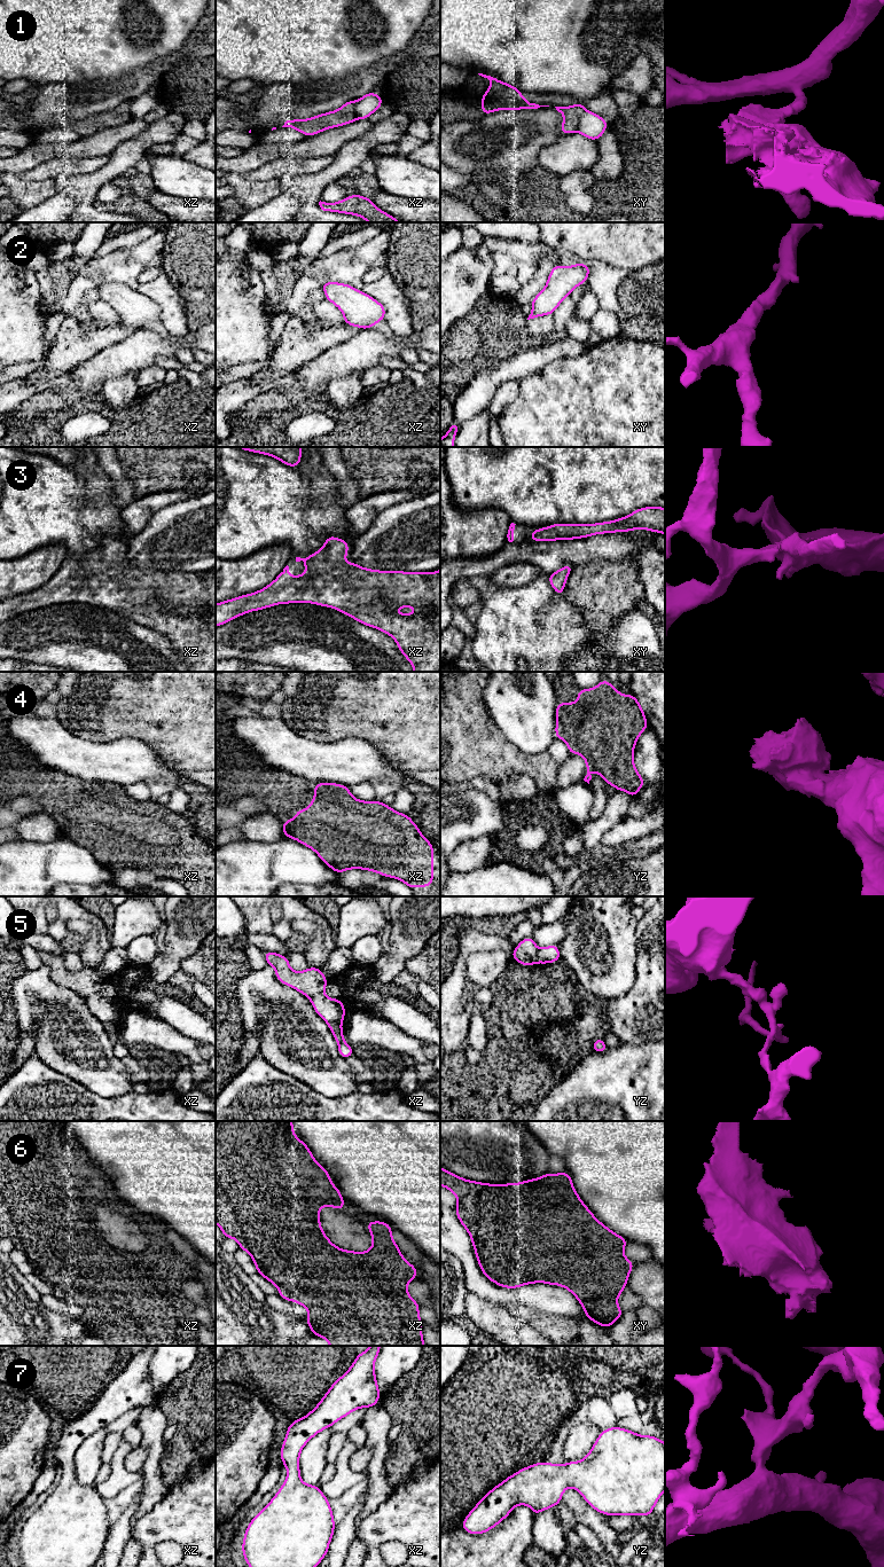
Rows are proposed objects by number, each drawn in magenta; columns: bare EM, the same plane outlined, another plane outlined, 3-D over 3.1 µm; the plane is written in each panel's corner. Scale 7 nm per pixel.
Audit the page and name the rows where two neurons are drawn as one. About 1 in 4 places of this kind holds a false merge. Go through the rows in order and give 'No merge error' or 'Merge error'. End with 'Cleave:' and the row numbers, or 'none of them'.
1: Merge error
2: No merge error
3: No merge error
4: No merge error
5: Merge error
6: No merge error
7: No merge error
Cleave: 1, 5

